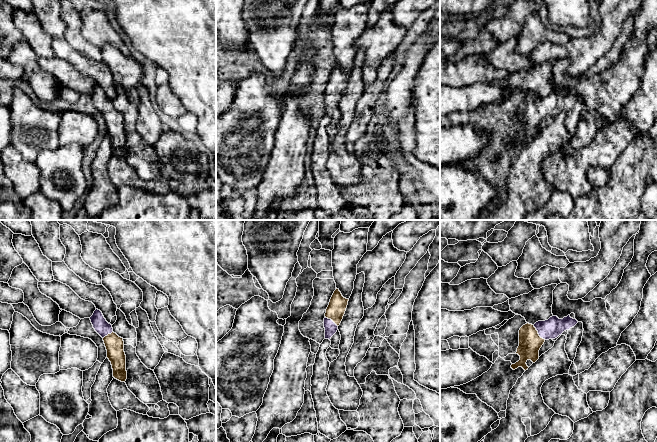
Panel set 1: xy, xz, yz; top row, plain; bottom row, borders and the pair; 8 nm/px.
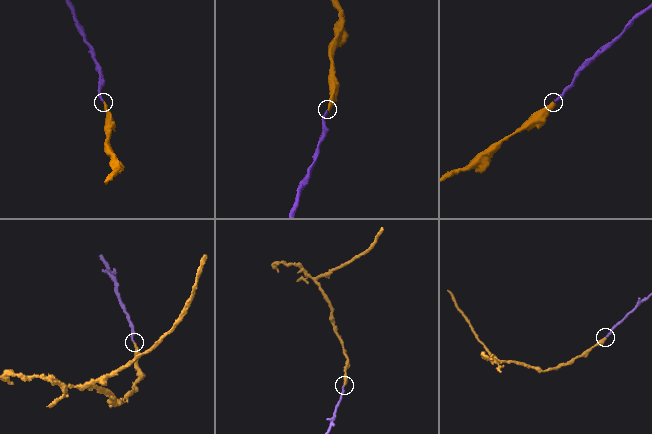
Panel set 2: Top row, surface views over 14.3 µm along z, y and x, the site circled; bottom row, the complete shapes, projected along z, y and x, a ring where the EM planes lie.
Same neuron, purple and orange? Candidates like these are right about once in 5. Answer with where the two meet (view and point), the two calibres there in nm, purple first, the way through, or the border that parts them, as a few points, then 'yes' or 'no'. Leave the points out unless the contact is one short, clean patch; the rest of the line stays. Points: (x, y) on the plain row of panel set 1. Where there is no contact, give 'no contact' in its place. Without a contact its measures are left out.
meets purple in yz at (538, 109); 160 nm thick on the purple side, 180 nm on the other; runs through yz (553, 103), (538, 109), (530, 118); yes

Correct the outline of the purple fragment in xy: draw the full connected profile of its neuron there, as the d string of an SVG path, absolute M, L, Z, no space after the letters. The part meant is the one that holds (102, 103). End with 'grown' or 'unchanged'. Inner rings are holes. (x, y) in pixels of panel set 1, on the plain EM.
M96 85L90 96L95 107L103 114L107 126L107 134L112 141L113 153L125 158L127 147L123 114L113 108L112 101L106 97L100 86Z; grown

